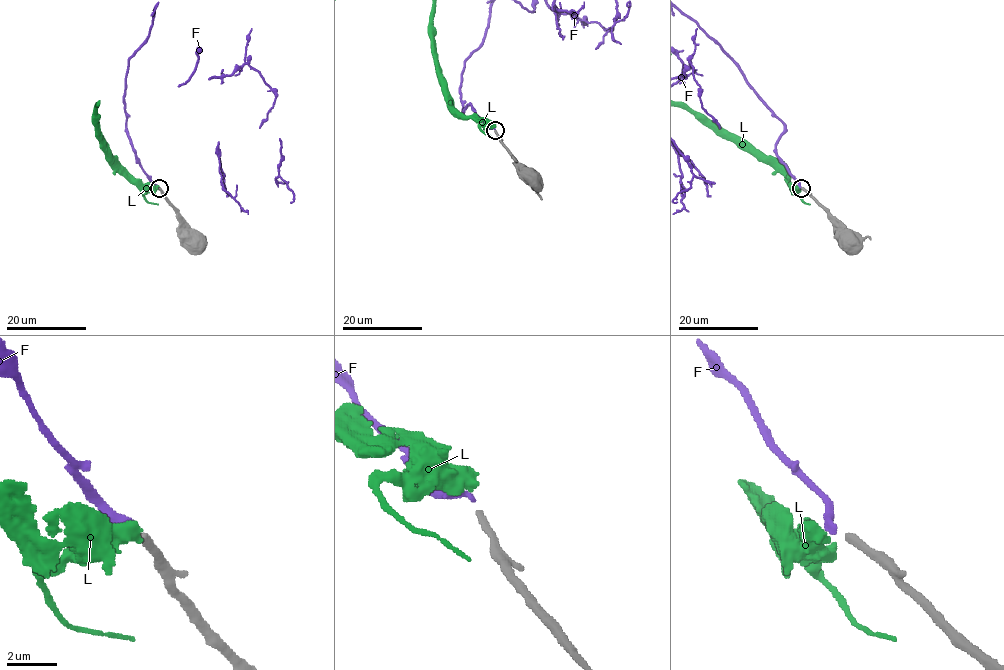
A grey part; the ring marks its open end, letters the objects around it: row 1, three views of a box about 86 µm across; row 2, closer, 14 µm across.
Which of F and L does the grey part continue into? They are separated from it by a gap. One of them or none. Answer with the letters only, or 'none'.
F

